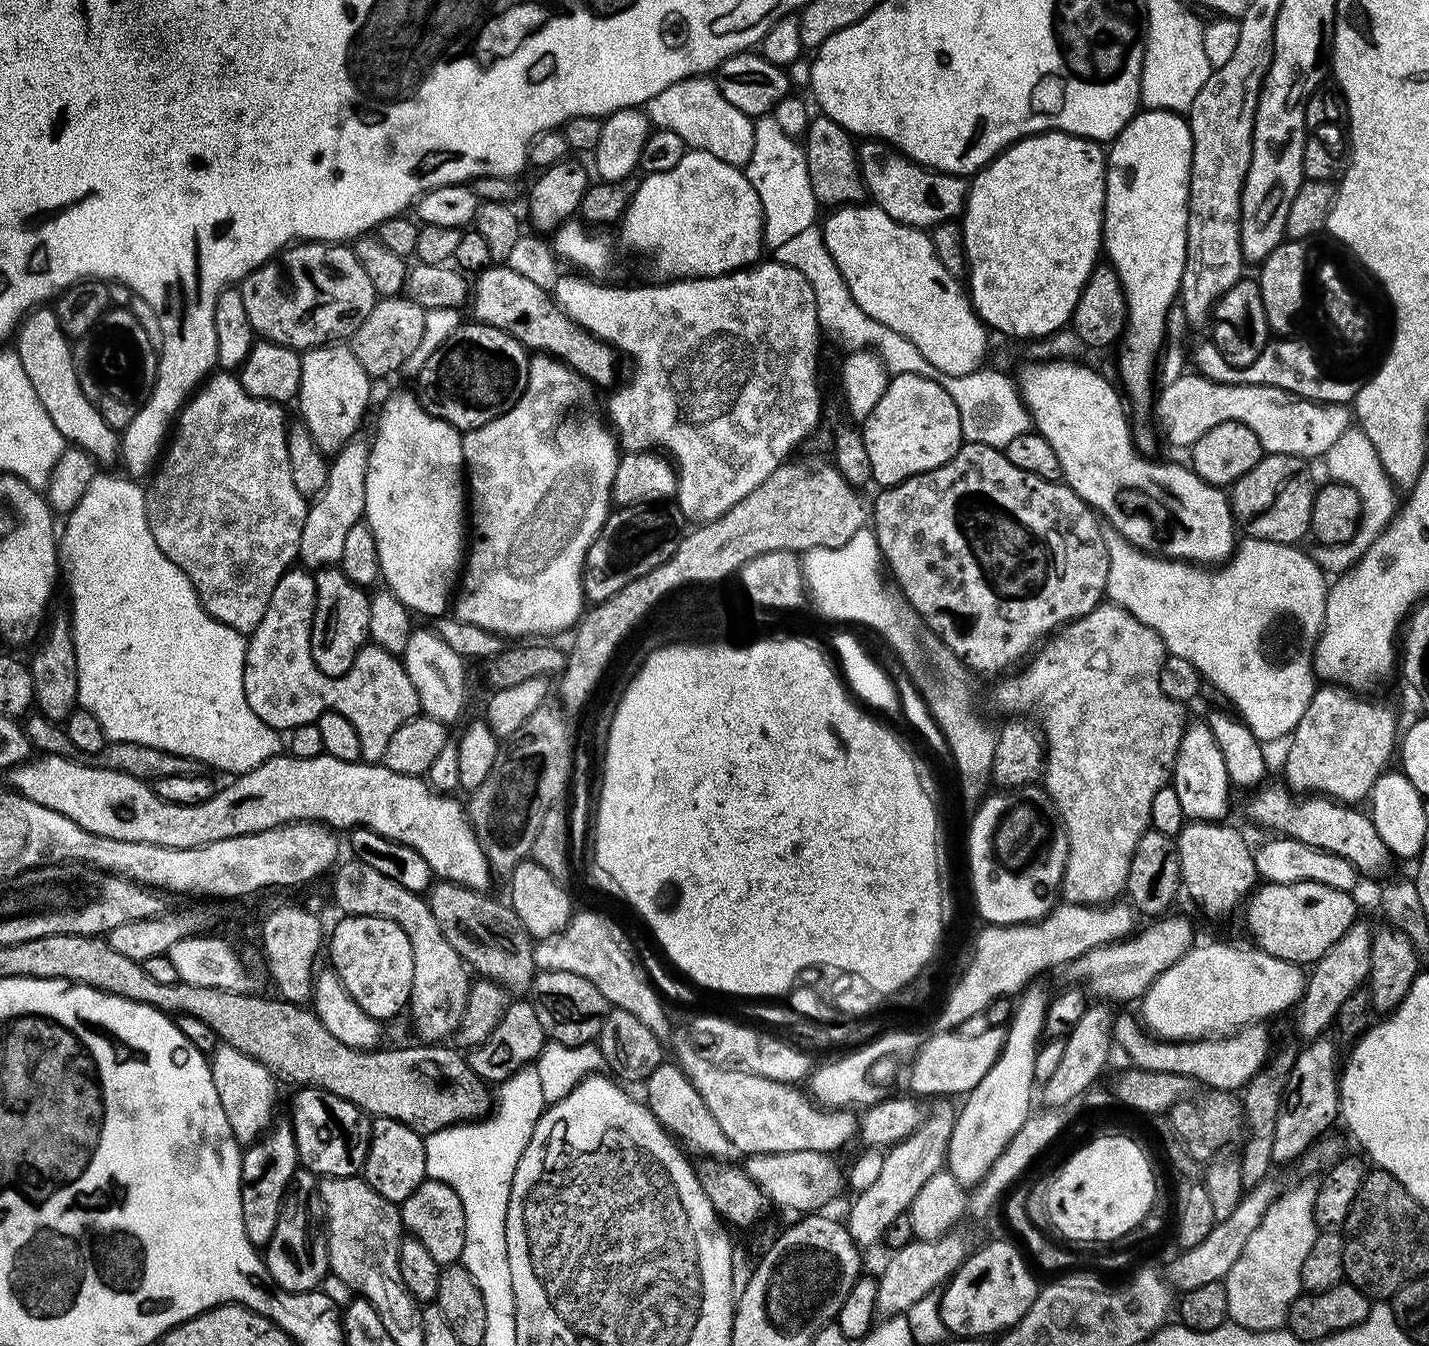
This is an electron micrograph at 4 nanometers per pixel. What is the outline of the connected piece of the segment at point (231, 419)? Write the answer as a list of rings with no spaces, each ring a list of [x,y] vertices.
[[[220,370],[209,375],[196,389],[188,403],[181,408],[170,436],[170,443],[151,477],[152,485],[147,485],[144,493],[146,518],[150,522],[150,534],[154,534],[154,542],[158,542],[158,550],[162,550],[162,554],[166,554],[166,558],[170,558],[170,562],[174,562],[174,566],[181,568],[190,578],[200,599],[200,605],[214,619],[245,634],[251,634],[258,626],[258,622],[262,622],[266,606],[270,606],[270,594],[274,594],[274,586],[278,586],[278,578],[282,578],[282,574],[297,563],[302,526],[308,513],[309,501],[302,494],[298,494],[298,486],[294,486],[294,478],[290,474],[290,458],[286,448],[289,425],[284,424],[284,412],[285,409],[279,404],[272,404],[269,400],[259,400],[246,394],[239,379],[231,371]]]

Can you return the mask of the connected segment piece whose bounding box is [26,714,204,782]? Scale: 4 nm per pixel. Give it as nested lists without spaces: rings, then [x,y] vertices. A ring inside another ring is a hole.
[[[39,714],[27,717],[26,731],[28,741],[37,753],[45,756],[67,756],[69,760],[79,760],[80,763],[95,768],[118,770],[120,773],[130,774],[131,777],[145,782],[155,782],[159,777],[201,775],[204,770],[204,765],[198,759],[176,755],[172,751],[159,750],[158,747],[143,746],[138,742],[109,741],[105,743],[102,750],[98,750],[98,754],[80,752],[57,721]]]

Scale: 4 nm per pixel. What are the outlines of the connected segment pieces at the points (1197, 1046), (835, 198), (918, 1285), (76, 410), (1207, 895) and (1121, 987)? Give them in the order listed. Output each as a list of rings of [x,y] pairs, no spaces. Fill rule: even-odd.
[[[1135,1015],[1115,1017],[1111,1037],[1135,1067],[1146,1072],[1174,1073],[1204,1083],[1213,1091],[1239,1091],[1258,1072],[1272,1049],[1265,1025],[1251,1024],[1231,1036],[1205,1038],[1196,1041],[1161,1041],[1146,1034]],[[1133,1016],[1133,1017],[1132,1017]]]
[[[816,114],[809,119],[808,131],[802,137],[802,147],[810,174],[810,190],[814,190],[817,205],[829,204],[827,207],[835,210],[841,206],[859,204],[865,199],[864,179],[856,157],[857,145],[851,132],[828,116]]]
[[[945,1234],[937,1240],[913,1239],[911,1244],[907,1244],[905,1248],[897,1248],[889,1255],[892,1257],[889,1258],[884,1273],[879,1273],[878,1276],[876,1307],[881,1313],[907,1313],[908,1308],[918,1302],[918,1298],[933,1295],[953,1272],[959,1270],[966,1259],[964,1240],[952,1235]]]
[[[41,306],[29,312],[20,321],[14,333],[15,340],[14,351],[22,362],[22,370],[26,370],[26,378],[30,378],[38,402],[42,402],[46,414],[50,414],[50,422],[54,422],[58,434],[62,434],[69,445],[86,450],[86,454],[96,459],[97,465],[112,466],[108,464],[115,460],[117,463],[121,437],[106,426],[106,418],[102,418],[99,407],[82,394],[72,357],[73,341],[62,330],[55,311]]]
[[[1193,820],[1191,822],[1185,823],[1184,829],[1180,831],[1179,836],[1175,837],[1176,849],[1178,850],[1178,858],[1180,859],[1180,883],[1182,885],[1183,891],[1188,892],[1188,896],[1205,912],[1208,916],[1224,916],[1227,912],[1232,912],[1241,907],[1247,901],[1248,897],[1252,895],[1254,889],[1258,884],[1258,877],[1256,874],[1256,858],[1254,855],[1253,845],[1248,845],[1248,840],[1239,832],[1236,828],[1231,828],[1228,822],[1217,822],[1215,820]]]
[[[1165,915],[1156,918],[1142,934],[1135,933],[1126,940],[1096,947],[1078,959],[1071,961],[1072,980],[1088,982],[1087,989],[1098,998],[1118,1000],[1120,1002],[1139,1001],[1146,990],[1156,980],[1158,974],[1170,970],[1193,947],[1192,924],[1184,916]],[[1106,996],[1106,997],[1104,997]]]

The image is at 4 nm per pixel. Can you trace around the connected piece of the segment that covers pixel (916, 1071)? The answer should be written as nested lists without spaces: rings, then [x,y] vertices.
[[[988,1027],[984,1033],[975,1038],[962,1038],[958,1030],[936,1032],[929,1040],[925,1039],[911,1057],[912,1065],[908,1068],[909,1093],[920,1096],[940,1096],[936,1098],[959,1097],[967,1094],[986,1078],[986,1070],[994,1066],[998,1054],[1004,1045],[1003,1027]]]

